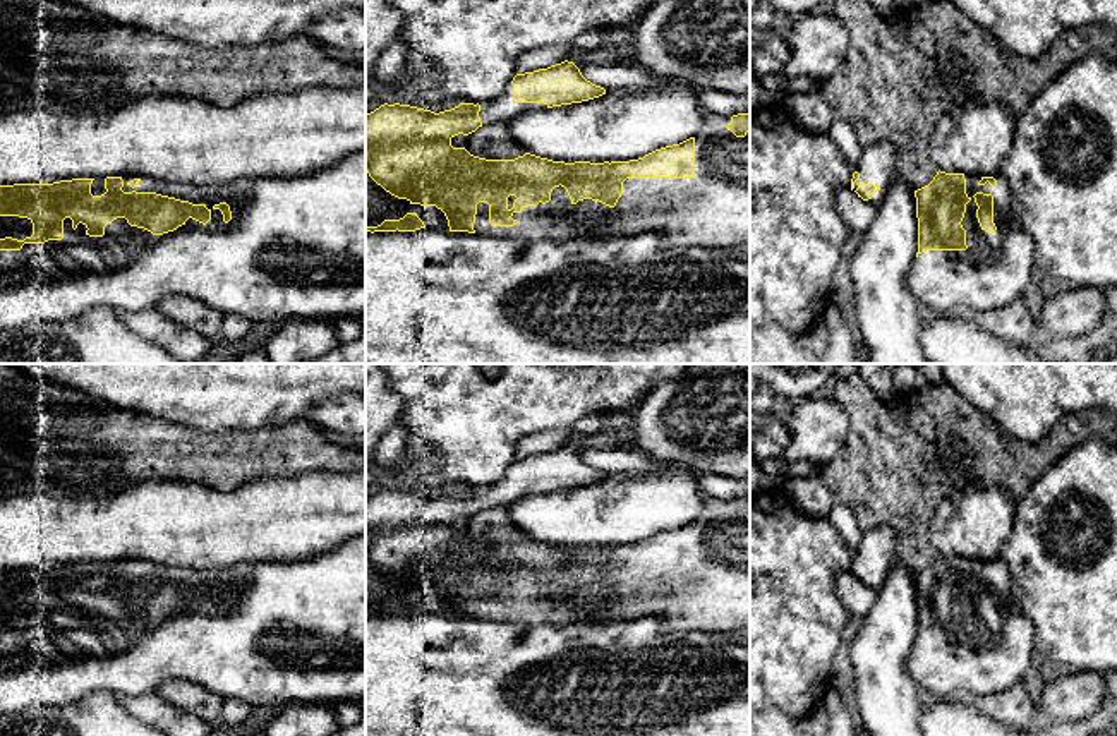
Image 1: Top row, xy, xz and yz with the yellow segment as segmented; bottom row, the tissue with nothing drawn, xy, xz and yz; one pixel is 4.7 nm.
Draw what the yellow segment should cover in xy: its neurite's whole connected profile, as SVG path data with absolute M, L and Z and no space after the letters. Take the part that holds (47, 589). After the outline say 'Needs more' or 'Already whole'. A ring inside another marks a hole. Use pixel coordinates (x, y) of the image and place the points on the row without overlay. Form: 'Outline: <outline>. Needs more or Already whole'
Outline: M365 535L304 559L244 561L213 570L154 564L141 559L0 570L0 715L39 705L62 707L96 691L110 691L118 698L153 693L168 679L185 679L218 693L221 698L242 700L275 712L290 703L335 705L347 700L365 703Z. Needs more

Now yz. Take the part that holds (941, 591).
Outline: M939 554L928 570L915 575L915 582L918 636L906 671L927 700L949 700L957 691L993 695L1024 679L1036 633L1011 597L1011 571L1004 558L980 561Z. Needs more

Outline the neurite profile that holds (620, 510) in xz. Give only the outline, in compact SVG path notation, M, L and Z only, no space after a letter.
M662 463L661 475L606 475L602 480L516 499L510 508L513 523L530 539L552 546L630 546L679 528L703 510L703 499L695 470L679 463Z

